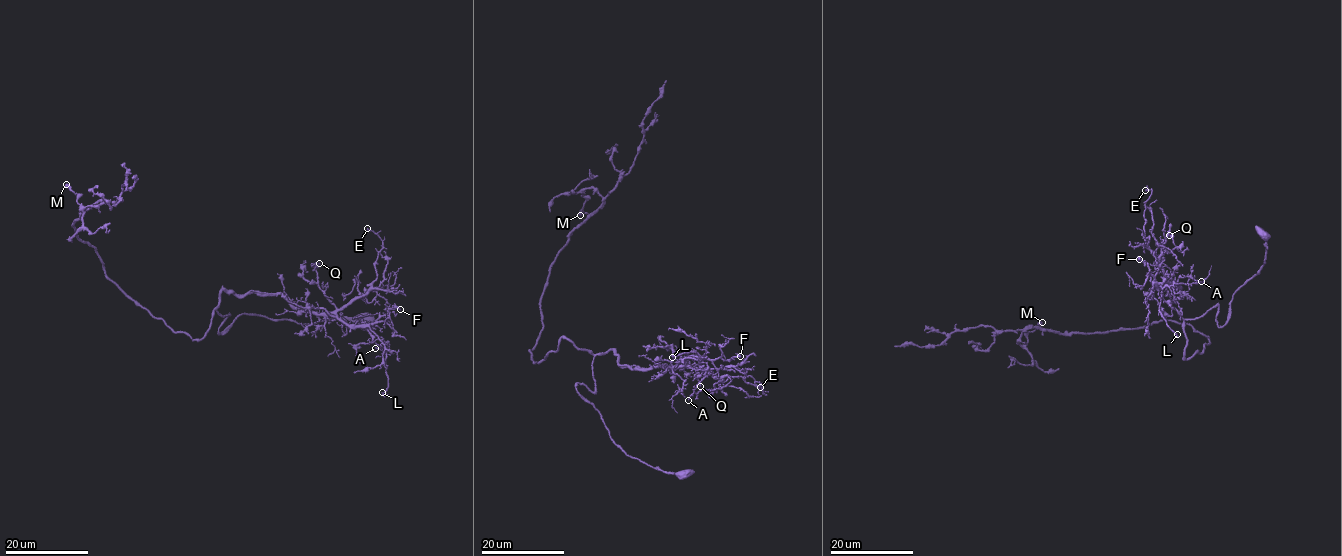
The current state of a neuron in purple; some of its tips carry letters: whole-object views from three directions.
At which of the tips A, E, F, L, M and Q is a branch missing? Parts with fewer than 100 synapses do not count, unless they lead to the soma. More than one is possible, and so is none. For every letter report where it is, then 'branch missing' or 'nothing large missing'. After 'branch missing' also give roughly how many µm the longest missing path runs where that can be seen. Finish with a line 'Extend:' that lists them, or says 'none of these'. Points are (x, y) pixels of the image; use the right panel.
A: place (1201, 281); nothing large missing
E: place (1145, 190); nothing large missing
F: place (1139, 259); nothing large missing
L: place (1177, 334); nothing large missing
M: place (1042, 322); nothing large missing
Q: place (1169, 235); nothing large missing
Extend: none of these

